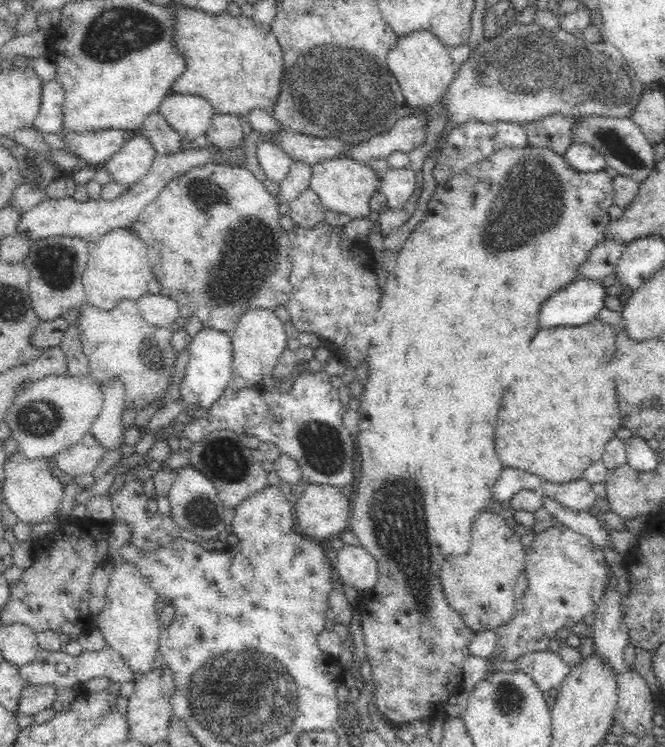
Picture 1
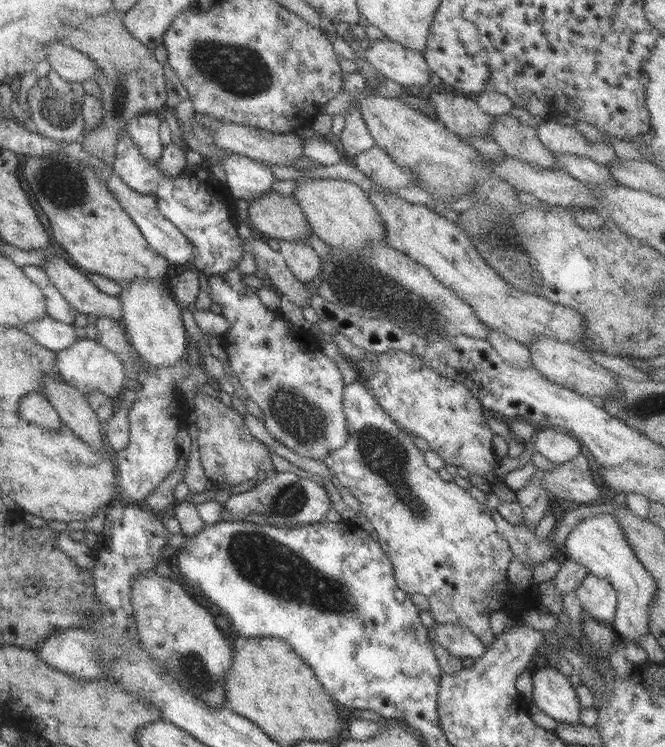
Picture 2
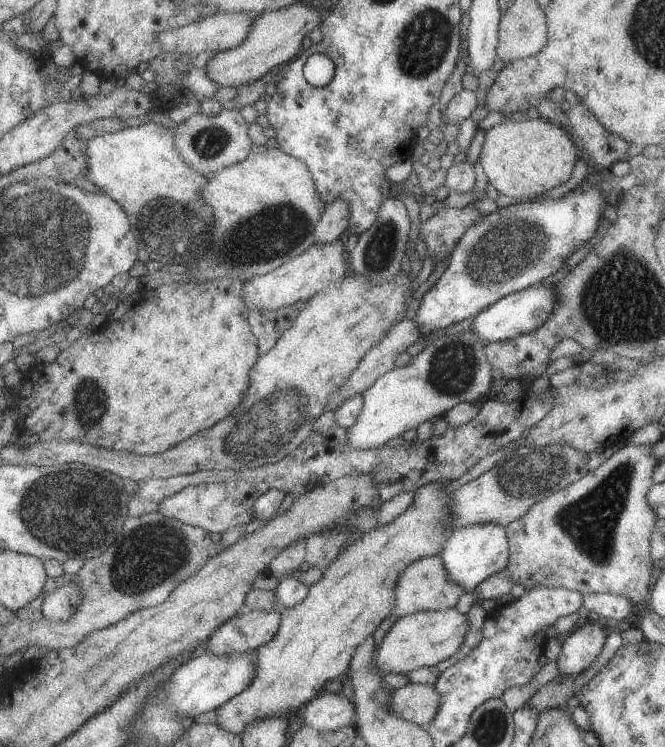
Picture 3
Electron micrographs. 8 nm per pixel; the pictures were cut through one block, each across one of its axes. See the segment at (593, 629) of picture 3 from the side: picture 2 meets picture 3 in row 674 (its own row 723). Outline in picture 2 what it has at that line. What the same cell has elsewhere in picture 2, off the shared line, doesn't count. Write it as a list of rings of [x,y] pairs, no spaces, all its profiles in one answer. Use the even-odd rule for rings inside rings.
[[[555,665],[532,670],[532,674],[534,704],[558,722],[578,723],[582,708],[568,677],[560,673]]]

